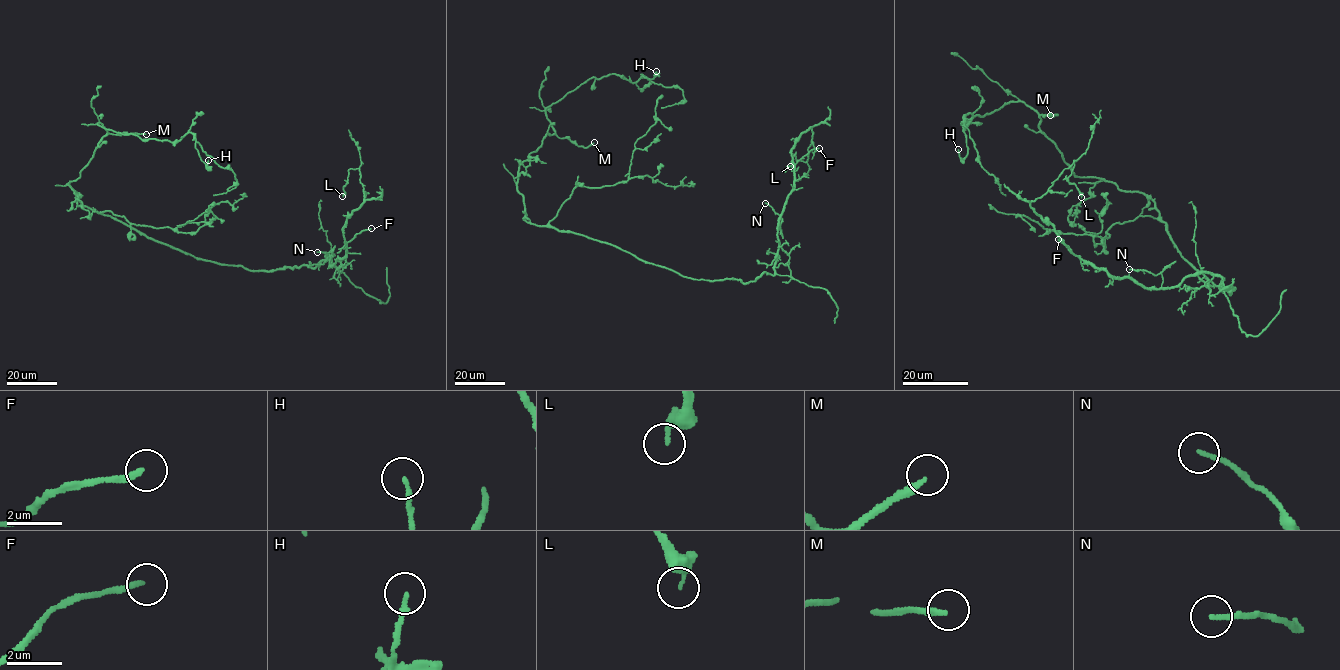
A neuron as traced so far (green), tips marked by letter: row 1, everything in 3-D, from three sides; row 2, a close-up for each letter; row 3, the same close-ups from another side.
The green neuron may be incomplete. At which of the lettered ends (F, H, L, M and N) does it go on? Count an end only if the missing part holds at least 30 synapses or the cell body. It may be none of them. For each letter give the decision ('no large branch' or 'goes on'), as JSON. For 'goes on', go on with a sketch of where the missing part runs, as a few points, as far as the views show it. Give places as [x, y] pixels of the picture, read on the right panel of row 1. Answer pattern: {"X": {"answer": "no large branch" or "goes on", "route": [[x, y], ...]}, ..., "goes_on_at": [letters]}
{"F": {"answer": "no large branch"}, "H": {"answer": "no large branch"}, "L": {"answer": "no large branch"}, "M": {"answer": "goes on", "route": [[1050, 115], [1032, 113], [1020, 103], [1023, 101], [1019, 96], [1027, 85], [1029, 57]]}, "N": {"answer": "no large branch"}, "goes_on_at": ["M"]}

